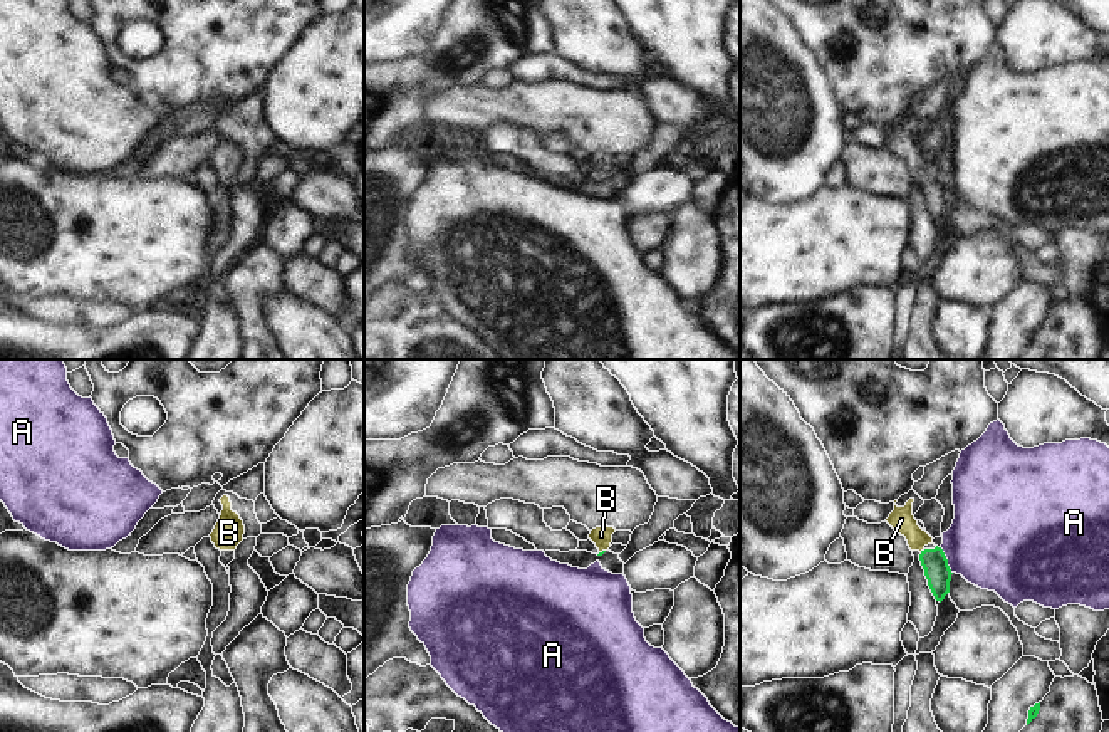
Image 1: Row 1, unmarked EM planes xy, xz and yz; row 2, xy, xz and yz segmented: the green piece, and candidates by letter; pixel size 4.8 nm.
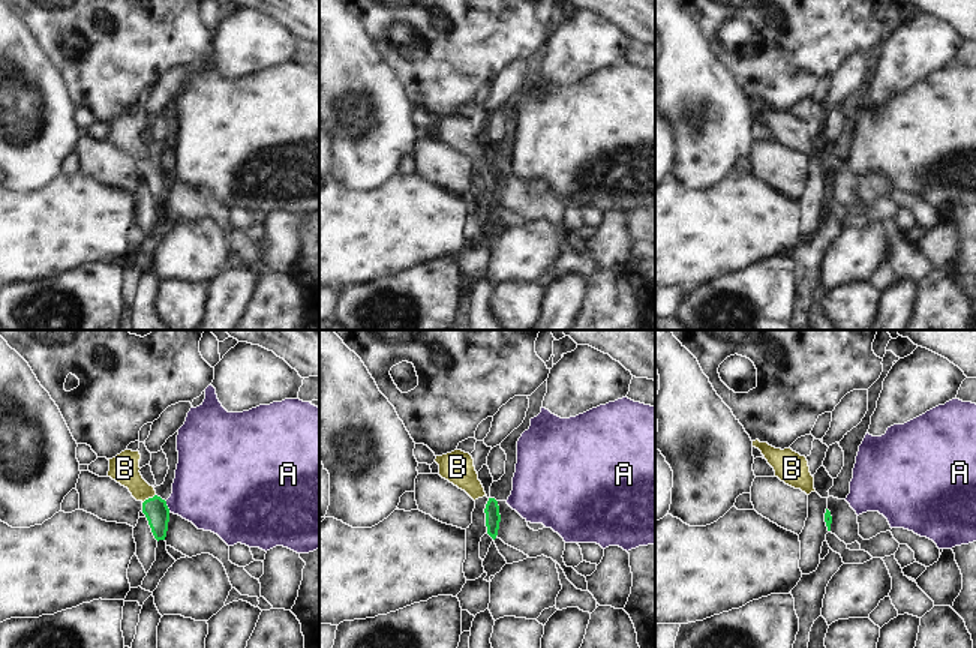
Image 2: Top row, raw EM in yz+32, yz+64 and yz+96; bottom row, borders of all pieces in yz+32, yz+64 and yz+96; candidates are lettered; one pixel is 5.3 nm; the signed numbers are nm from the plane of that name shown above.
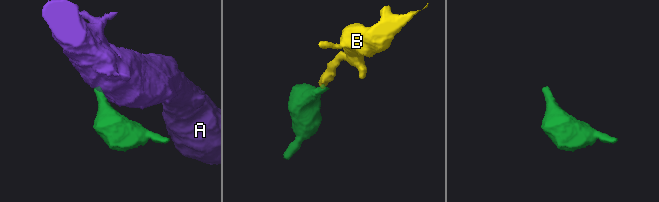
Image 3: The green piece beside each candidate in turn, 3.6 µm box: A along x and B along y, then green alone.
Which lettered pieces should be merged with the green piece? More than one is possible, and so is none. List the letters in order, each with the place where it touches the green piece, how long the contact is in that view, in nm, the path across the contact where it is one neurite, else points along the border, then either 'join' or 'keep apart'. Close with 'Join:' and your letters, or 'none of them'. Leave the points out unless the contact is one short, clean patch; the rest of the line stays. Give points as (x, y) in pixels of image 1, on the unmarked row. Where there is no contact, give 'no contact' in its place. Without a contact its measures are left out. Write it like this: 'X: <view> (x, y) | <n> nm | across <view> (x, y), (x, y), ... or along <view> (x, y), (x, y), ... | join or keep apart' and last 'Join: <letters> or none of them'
A: yz (947, 185) | 140 nm | along yz (940, 172), (952, 197) | keep apart
B: xz (603, 175) | 40 nm | across xz (603, 175), (601, 160) | join
Join: B

